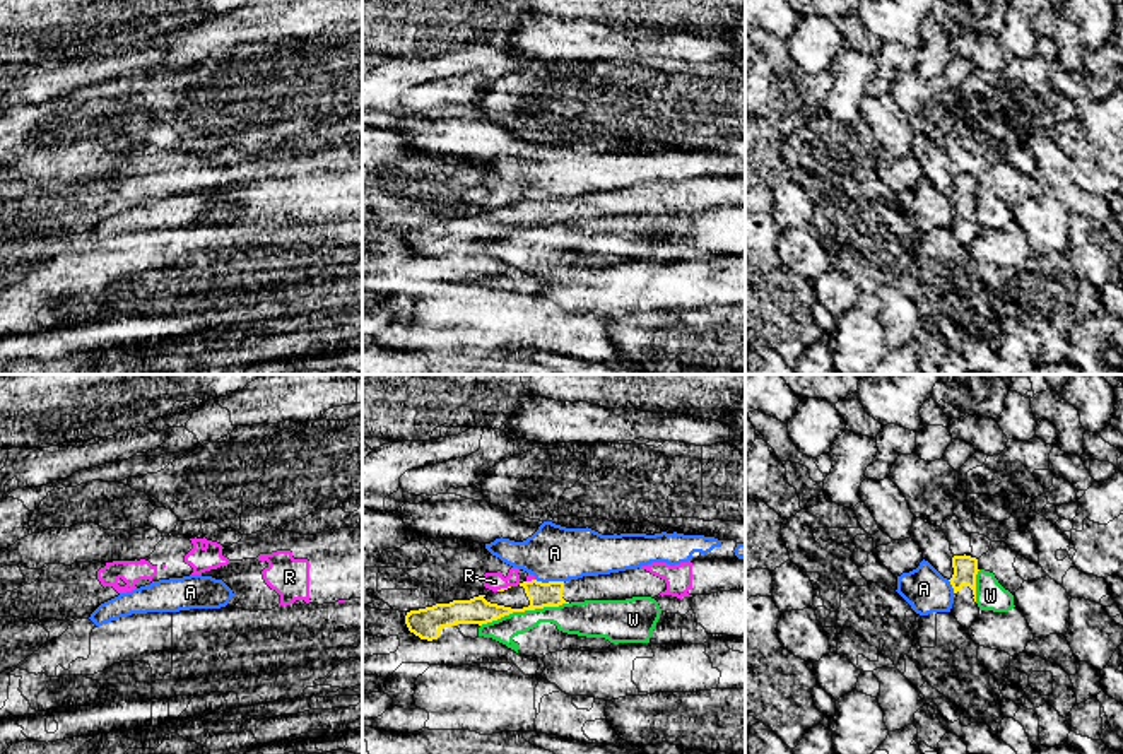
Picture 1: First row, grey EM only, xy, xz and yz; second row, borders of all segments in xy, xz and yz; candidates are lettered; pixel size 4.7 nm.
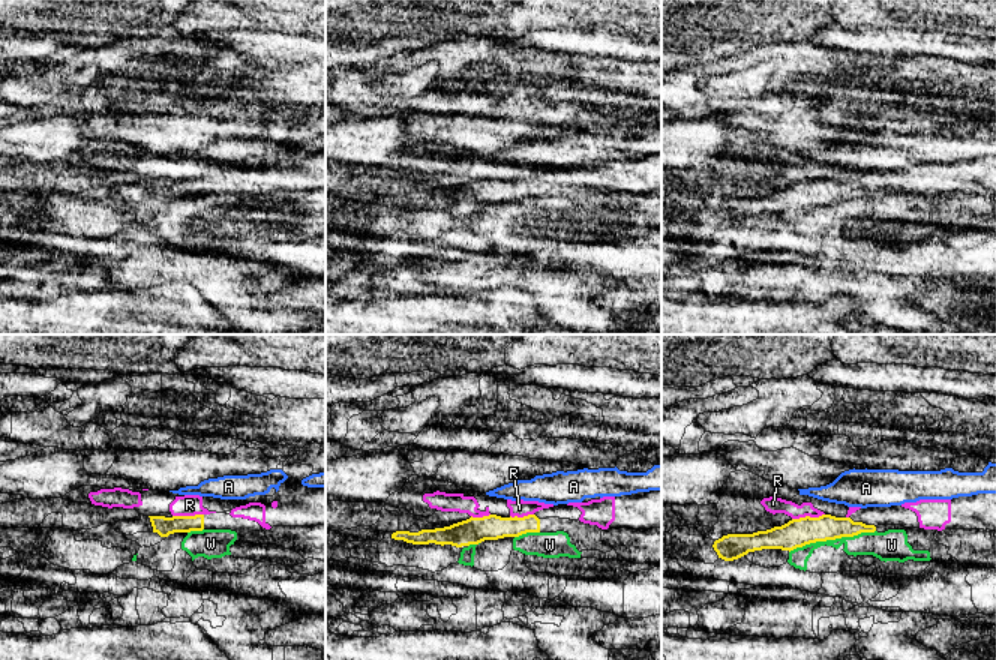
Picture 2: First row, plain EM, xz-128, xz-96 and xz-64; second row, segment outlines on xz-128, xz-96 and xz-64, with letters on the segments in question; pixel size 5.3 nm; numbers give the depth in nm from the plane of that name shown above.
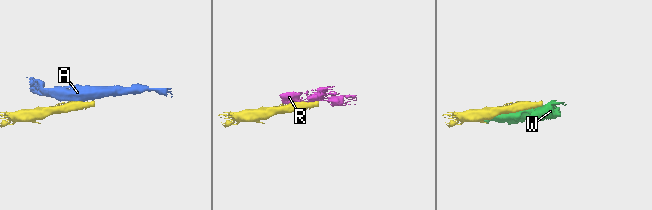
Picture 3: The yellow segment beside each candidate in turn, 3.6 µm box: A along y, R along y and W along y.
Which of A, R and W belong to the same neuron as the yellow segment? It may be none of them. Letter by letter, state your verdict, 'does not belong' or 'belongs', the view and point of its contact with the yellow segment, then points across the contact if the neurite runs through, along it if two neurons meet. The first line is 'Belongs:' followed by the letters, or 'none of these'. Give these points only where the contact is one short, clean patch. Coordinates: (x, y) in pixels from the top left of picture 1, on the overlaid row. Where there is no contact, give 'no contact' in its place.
Belongs: R, W
A: does not belong; contact xz (549, 582); border xz (535, 578), (563, 582)
R: belongs; contact xz (503, 589)
W: belongs; contact xz (523, 611)

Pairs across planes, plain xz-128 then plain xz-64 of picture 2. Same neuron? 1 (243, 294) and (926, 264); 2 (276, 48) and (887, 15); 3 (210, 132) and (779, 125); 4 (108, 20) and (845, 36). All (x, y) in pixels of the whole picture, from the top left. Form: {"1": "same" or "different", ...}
{"1": "different", "2": "different", "3": "same", "4": "different"}

